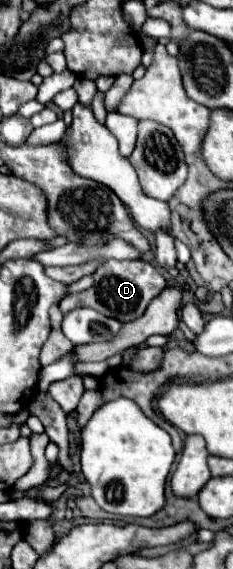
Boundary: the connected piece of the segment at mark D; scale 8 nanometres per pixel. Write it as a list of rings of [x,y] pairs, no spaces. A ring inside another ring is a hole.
[[[108,260],[94,274],[94,286],[78,294],[68,294],[60,302],[62,314],[76,308],[94,308],[104,316],[112,316],[120,322],[132,322],[146,310],[148,302],[166,288],[164,276],[144,260]]]

